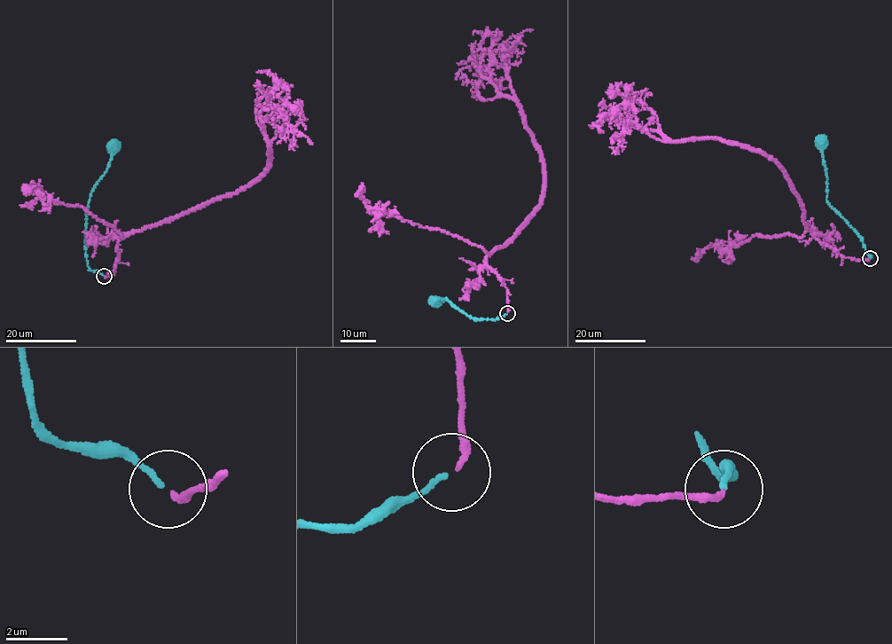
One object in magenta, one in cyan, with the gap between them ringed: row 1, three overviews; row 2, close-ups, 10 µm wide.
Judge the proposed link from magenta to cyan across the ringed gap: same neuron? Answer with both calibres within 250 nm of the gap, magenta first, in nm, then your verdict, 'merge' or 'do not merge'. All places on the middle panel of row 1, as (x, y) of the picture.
200/170 nm | merge

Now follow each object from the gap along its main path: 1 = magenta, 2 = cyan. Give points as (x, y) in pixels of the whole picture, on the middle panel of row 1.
1: (508, 312), (507, 288), (486, 258), (539, 203), (543, 157), (517, 101), (480, 96), (477, 66), (457, 80)
2: (506, 313), (496, 319), (475, 320), (445, 298), (434, 302)

